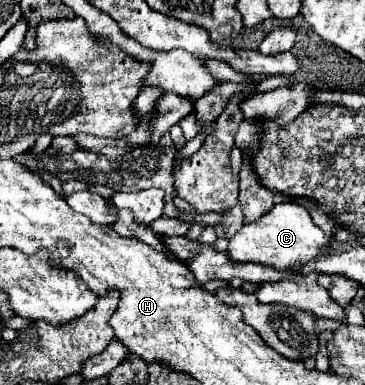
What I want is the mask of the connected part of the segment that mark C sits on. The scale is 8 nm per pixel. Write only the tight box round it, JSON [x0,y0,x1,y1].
[228,203,334,269]

